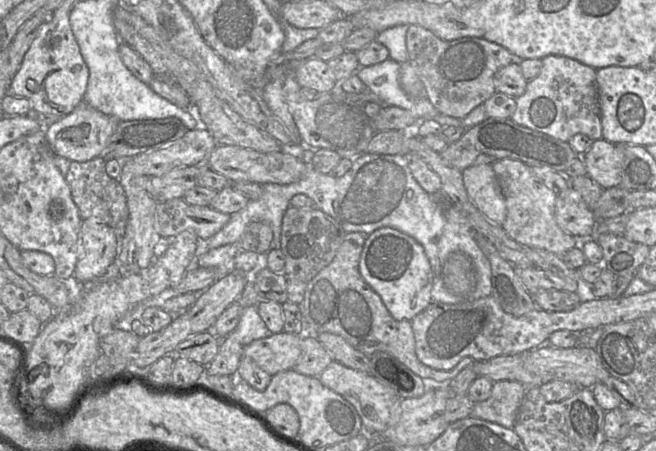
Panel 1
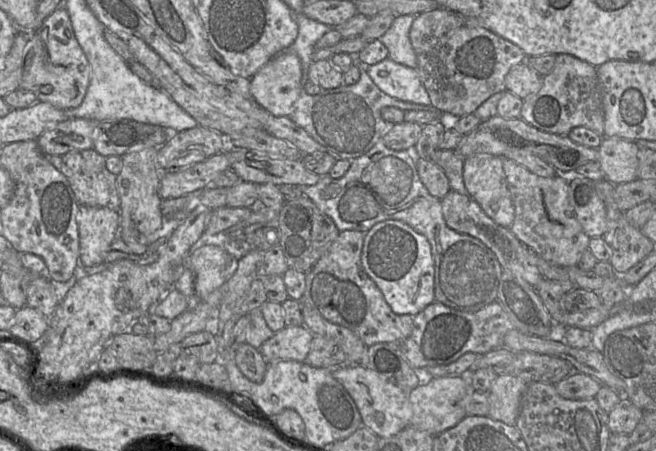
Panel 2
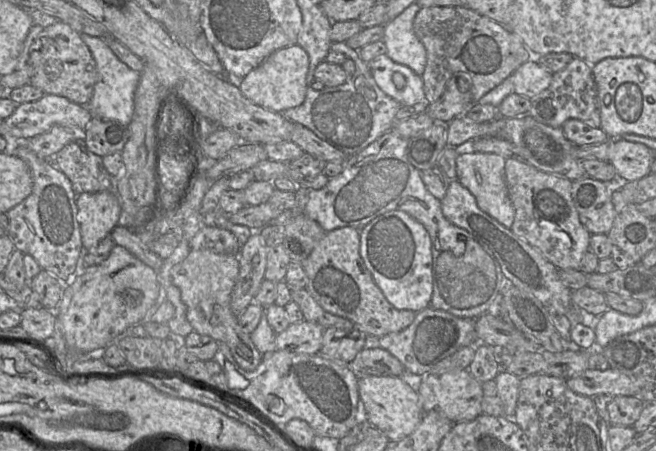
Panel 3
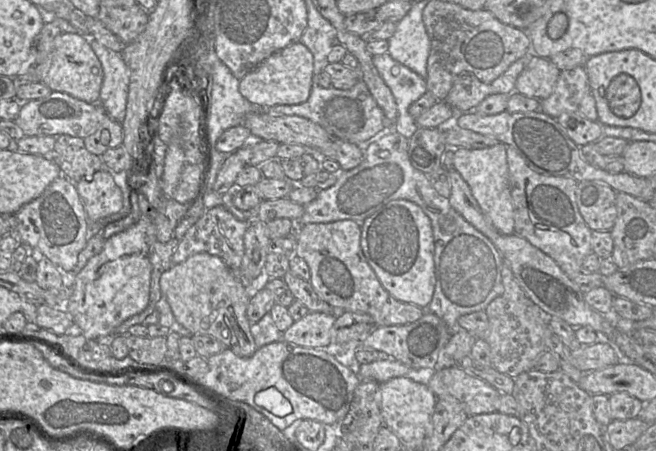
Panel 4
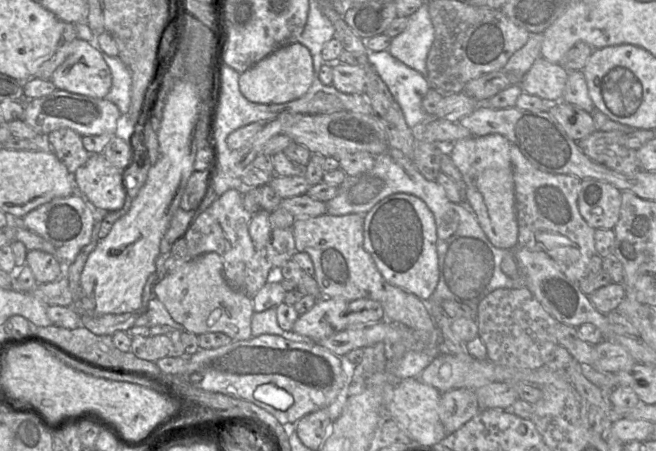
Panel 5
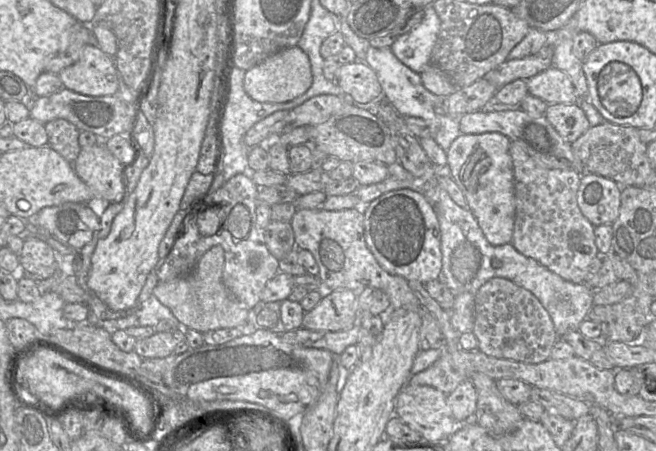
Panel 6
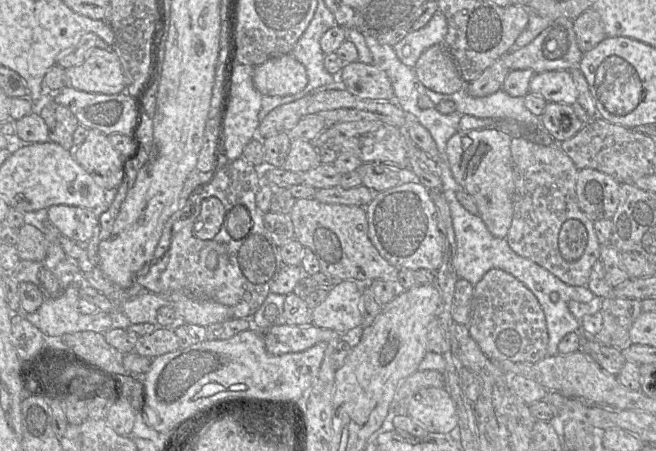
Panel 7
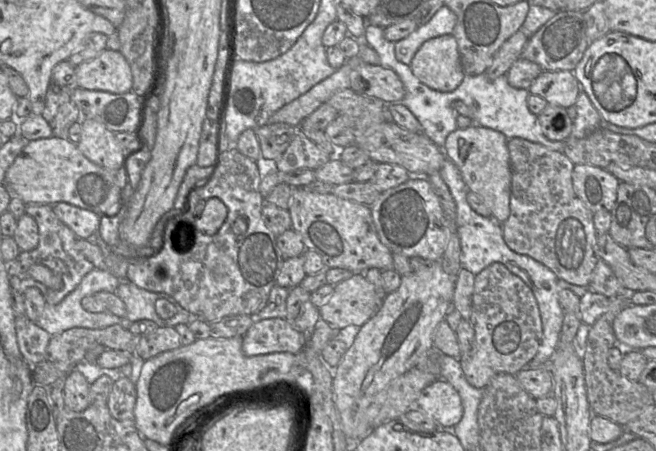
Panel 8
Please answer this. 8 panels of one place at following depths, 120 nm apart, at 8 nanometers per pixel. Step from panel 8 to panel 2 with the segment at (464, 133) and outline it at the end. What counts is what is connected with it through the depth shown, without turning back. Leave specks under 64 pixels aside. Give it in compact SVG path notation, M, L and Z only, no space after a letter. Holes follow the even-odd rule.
M478 154L464 159L463 181L468 194L497 224L509 228L515 209L503 170L503 158Z

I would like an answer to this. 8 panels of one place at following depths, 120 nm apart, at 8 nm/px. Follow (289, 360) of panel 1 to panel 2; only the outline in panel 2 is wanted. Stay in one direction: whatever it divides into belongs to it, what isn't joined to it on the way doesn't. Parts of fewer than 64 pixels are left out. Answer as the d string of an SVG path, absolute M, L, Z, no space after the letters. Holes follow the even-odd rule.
M305 325L285 326L258 350L268 364L281 360L305 362L313 336Z

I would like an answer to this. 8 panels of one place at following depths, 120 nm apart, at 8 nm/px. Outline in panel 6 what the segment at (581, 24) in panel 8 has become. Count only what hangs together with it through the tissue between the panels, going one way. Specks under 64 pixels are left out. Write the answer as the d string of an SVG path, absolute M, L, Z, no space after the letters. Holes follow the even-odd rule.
M548 35L548 43L536 54L527 56L522 59L507 59L505 62L497 66L495 69L488 72L484 78L488 80L497 88L501 88L506 84L509 84L517 79L528 80L529 78L541 73L542 71L550 68L554 55L554 47L550 43L550 35Z

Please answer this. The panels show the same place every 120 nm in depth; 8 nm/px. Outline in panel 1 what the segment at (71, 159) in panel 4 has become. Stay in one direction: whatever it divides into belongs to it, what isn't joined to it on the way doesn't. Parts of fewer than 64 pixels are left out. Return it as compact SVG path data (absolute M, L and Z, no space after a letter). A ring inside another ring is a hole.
M102 156L86 162L72 161L65 179L81 218L96 218L97 222L107 224L114 229L119 238L122 238L129 217L127 200L119 181L107 174L105 164Z

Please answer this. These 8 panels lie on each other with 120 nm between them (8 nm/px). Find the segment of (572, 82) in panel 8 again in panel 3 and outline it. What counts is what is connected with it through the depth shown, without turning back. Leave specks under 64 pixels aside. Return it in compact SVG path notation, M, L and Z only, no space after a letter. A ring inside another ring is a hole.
M532 58L512 74L513 92L532 99L549 87L553 74L538 63L538 58Z

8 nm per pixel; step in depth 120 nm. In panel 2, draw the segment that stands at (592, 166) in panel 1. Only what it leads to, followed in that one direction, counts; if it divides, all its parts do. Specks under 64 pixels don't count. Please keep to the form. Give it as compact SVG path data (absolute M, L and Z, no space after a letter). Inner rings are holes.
M603 137L598 147L598 162L605 174L605 179L614 185L637 179L639 148L636 141Z

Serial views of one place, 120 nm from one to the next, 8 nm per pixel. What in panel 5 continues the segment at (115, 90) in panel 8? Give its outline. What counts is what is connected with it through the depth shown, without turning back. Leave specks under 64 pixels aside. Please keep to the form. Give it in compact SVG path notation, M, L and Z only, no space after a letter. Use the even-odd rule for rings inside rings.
M76 38L65 61L53 72L50 80L58 90L105 98L112 86L112 75L102 53L88 41Z

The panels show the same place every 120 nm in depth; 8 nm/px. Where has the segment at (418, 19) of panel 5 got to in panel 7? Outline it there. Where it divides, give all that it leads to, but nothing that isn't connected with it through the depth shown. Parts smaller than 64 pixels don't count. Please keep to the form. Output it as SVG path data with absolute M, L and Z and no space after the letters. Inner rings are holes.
M438 9L423 28L419 30L409 30L407 35L392 47L398 59L404 65L414 68L421 54L426 49L435 44L444 42L447 32L448 24L446 17ZM405 45L411 47L409 57L405 57L402 53L402 49Z

